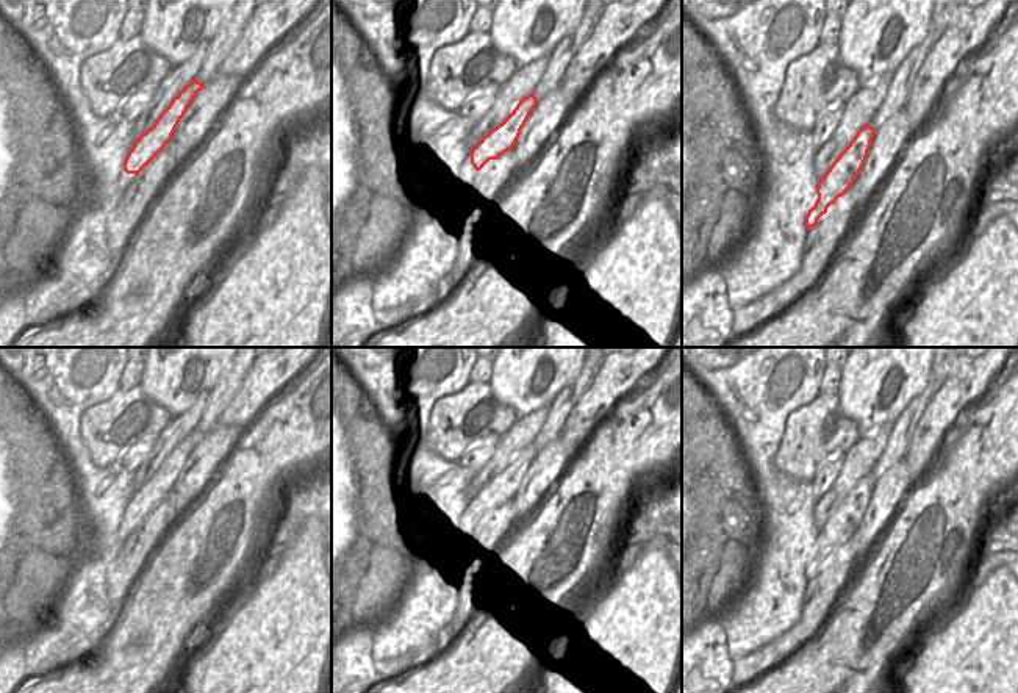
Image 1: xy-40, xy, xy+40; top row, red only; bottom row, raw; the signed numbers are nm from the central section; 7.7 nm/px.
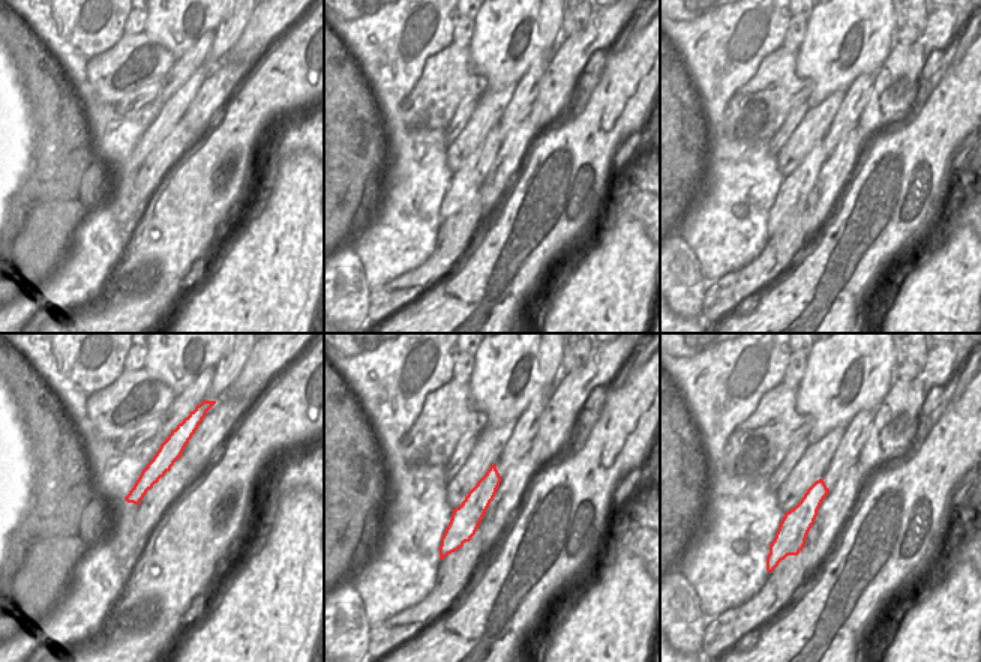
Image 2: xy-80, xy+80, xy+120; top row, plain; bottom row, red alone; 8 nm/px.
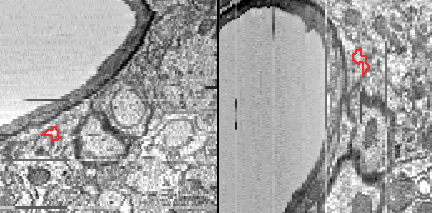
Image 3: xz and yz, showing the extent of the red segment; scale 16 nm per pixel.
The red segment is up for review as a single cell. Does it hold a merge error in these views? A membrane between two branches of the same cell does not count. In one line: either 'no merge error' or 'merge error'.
no merge error

